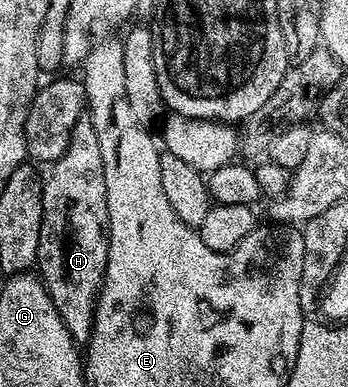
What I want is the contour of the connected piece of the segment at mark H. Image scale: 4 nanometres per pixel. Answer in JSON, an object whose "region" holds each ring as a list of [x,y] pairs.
{"region":[[[83,115],[76,127],[72,127],[72,135],[68,139],[64,155],[60,155],[60,159],[53,162],[49,169],[50,178],[46,177],[42,186],[43,222],[40,223],[36,273],[42,278],[60,319],[64,319],[64,327],[68,327],[75,341],[86,343],[90,340],[90,332],[94,326],[94,302],[102,289],[110,242],[104,159],[100,159],[100,139],[96,139],[96,127],[92,127],[89,116]]]}

